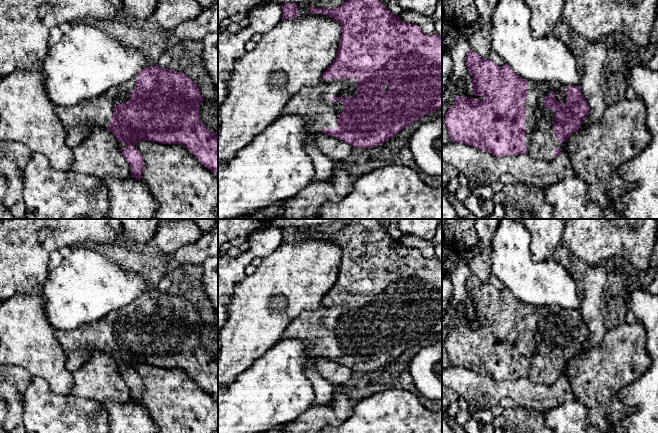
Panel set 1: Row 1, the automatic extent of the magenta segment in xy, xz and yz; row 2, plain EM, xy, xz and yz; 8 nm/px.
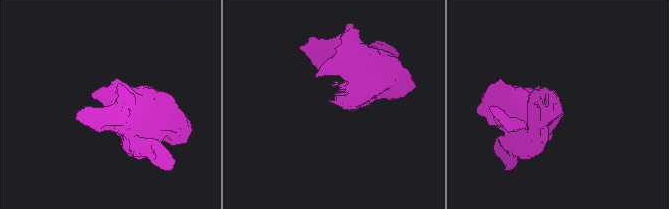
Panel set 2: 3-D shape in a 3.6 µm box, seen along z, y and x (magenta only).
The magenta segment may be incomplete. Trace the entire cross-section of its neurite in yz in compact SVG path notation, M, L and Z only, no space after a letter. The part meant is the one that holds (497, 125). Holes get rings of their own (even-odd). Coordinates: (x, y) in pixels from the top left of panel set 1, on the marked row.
M470 50L470 52L467 54L466 65L469 70L469 75L473 76L473 78L470 79L470 81L472 83L474 94L476 96L484 96L485 99L483 101L480 101L480 100L477 100L476 98L471 99L468 97L456 96L455 102L449 107L445 116L445 124L446 124L451 142L464 143L466 145L475 147L477 149L487 151L496 157L506 157L506 156L513 157L519 154L527 154L532 158L539 159L542 161L552 161L559 155L562 149L565 149L567 139L572 134L579 131L583 120L587 117L589 113L590 109L589 109L588 103L586 102L581 92L580 86L567 86L565 84L560 84L557 81L551 81L548 83L535 83L532 81L528 81L526 79L522 79L511 69L509 65L504 64L503 66L498 66L490 59L481 58L473 50Z

